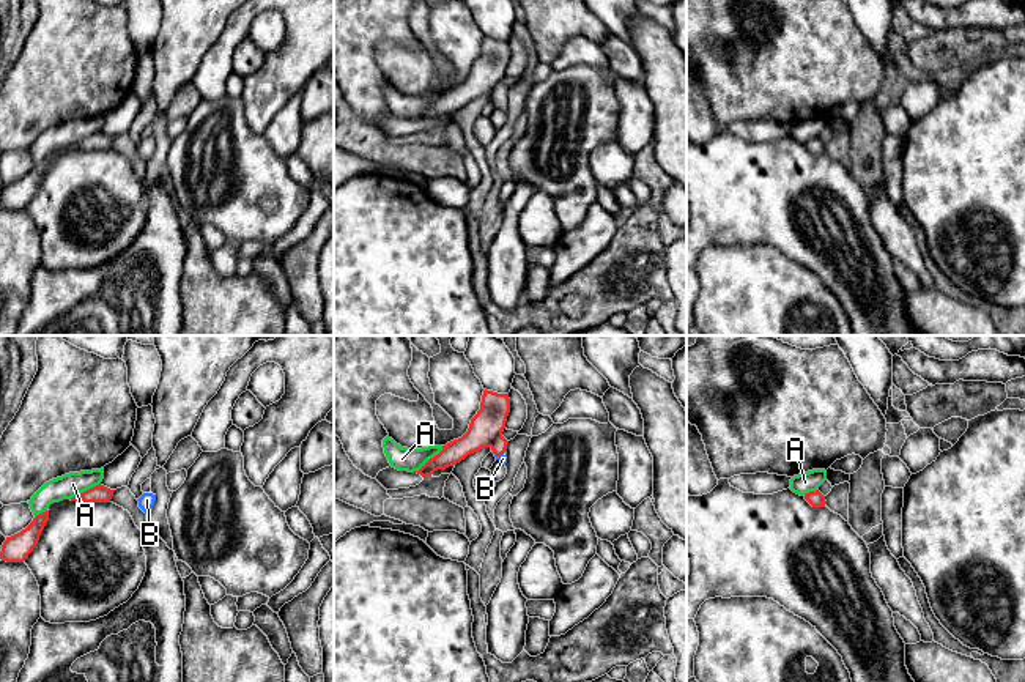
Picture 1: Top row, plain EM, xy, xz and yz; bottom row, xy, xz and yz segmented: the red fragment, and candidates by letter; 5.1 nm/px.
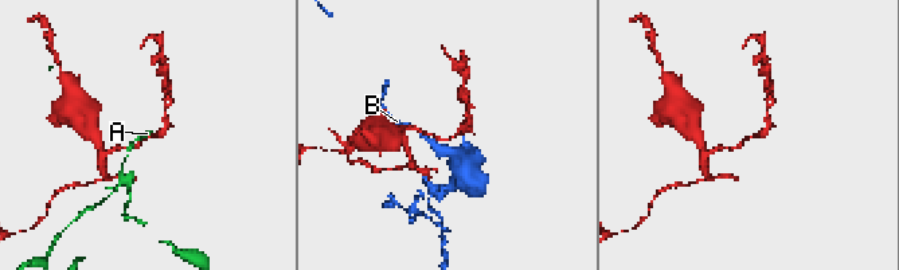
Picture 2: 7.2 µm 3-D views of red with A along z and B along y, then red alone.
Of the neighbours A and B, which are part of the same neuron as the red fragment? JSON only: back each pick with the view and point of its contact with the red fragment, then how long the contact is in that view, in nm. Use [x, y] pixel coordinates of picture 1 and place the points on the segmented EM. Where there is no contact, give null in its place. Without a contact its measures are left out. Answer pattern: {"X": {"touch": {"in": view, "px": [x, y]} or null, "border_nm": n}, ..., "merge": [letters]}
{"B": {"touch": {"in": "xz", "px": [499, 455]}, "border_nm": 50}, "merge": ["B"]}

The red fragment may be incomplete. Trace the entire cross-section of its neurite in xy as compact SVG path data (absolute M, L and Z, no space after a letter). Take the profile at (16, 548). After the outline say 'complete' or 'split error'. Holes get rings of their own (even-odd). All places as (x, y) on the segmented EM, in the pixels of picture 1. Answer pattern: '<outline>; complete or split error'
M49 510L36 515L20 532L6 537L2 545L0 559L6 562L24 562L36 547L47 520Z; complete

